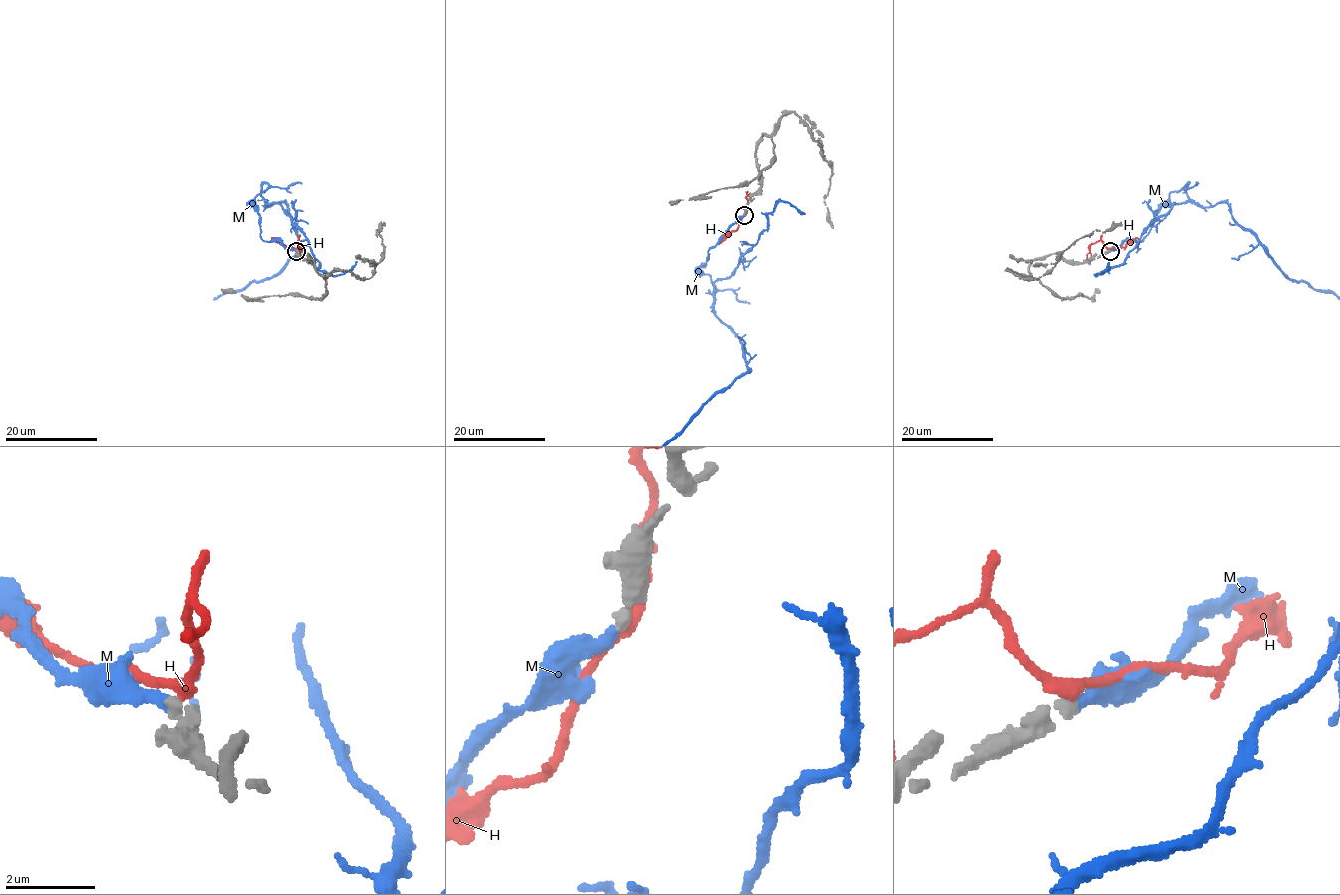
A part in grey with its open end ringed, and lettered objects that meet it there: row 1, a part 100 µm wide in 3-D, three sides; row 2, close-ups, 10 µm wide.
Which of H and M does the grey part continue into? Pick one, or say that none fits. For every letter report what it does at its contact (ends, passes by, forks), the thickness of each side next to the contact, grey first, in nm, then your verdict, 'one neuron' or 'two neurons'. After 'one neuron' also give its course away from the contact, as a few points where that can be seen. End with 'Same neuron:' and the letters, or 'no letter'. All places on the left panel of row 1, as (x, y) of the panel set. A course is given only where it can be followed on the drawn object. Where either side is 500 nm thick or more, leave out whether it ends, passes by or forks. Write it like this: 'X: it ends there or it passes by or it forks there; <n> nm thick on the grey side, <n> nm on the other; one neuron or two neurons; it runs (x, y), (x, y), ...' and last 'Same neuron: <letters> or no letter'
H: it passes by; 280 nm thick on the grey side, 260 nm on the other; two neurons
M: it ends there; 240 nm thick on the grey side, 300 nm on the other; one neuron
Same neuron: M

